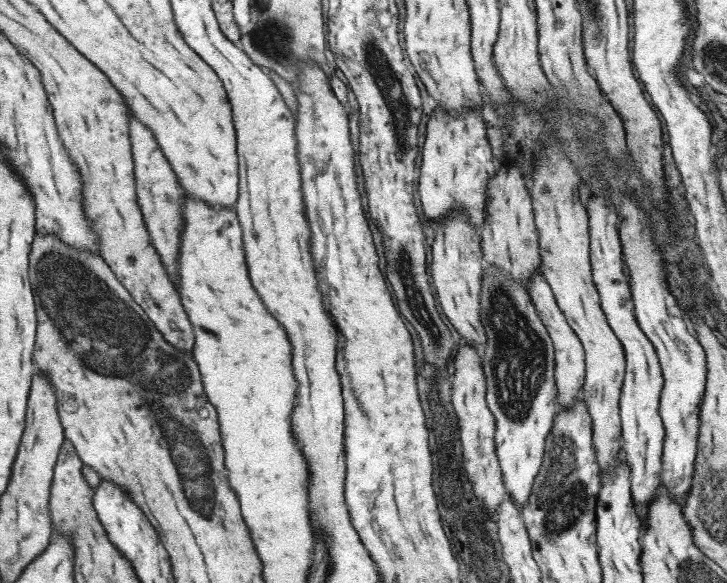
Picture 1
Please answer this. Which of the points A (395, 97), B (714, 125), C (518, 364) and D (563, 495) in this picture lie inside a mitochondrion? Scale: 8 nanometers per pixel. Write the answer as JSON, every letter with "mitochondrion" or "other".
{"A":"mitochondrion","B":"other","C":"mitochondrion","D":"mitochondrion"}

